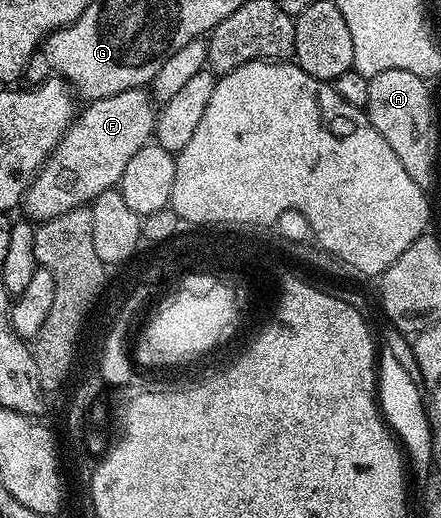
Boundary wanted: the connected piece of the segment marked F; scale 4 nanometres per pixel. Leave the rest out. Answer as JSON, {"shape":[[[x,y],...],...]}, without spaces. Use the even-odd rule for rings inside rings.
{"shape":[[[143,88],[97,98],[84,110],[82,107],[55,151],[31,179],[21,203],[21,210],[28,214],[24,215],[39,224],[47,222],[70,210],[86,207],[102,190],[118,187],[133,152],[152,141],[156,117],[156,103]]]}

